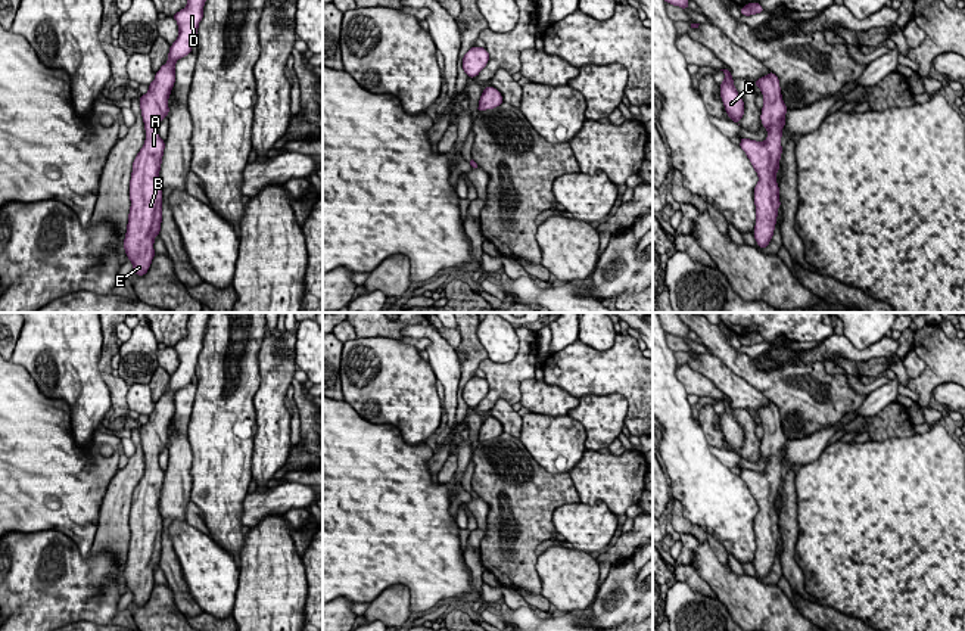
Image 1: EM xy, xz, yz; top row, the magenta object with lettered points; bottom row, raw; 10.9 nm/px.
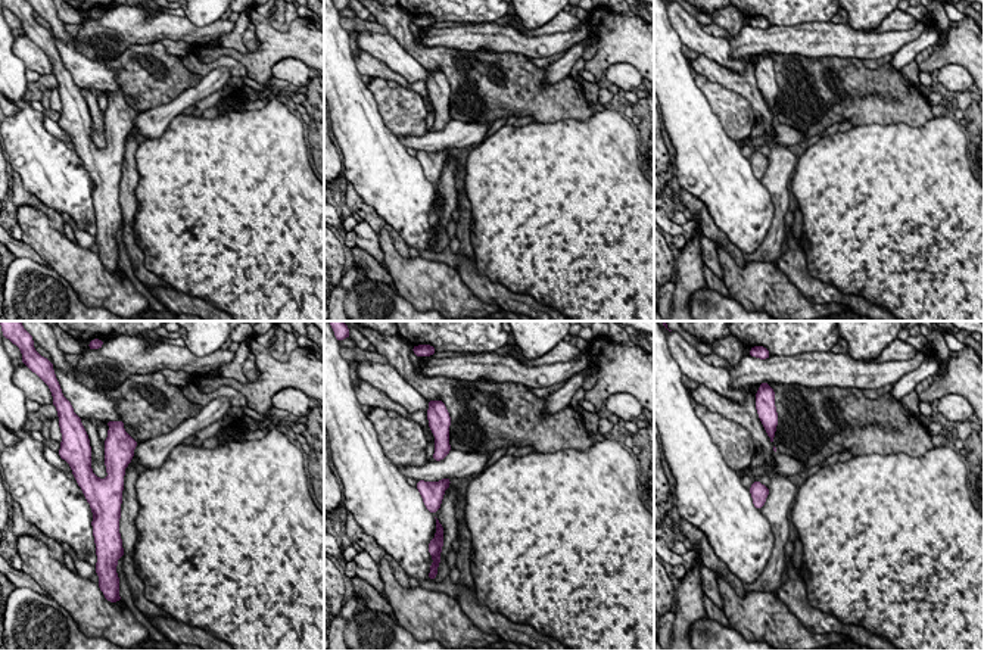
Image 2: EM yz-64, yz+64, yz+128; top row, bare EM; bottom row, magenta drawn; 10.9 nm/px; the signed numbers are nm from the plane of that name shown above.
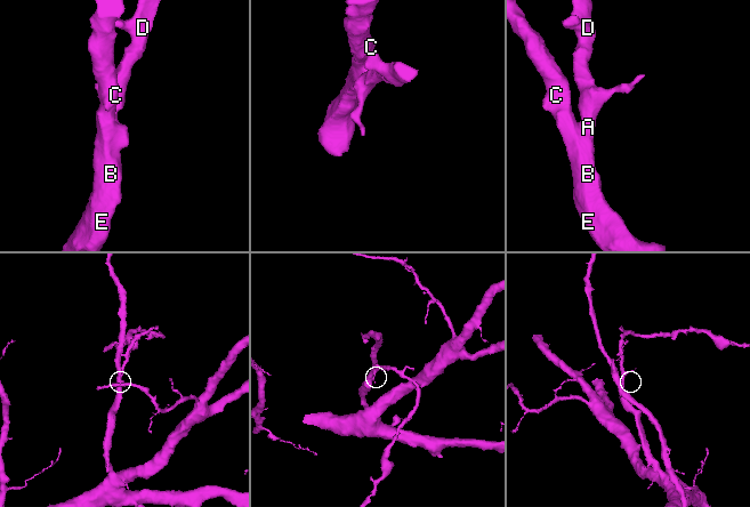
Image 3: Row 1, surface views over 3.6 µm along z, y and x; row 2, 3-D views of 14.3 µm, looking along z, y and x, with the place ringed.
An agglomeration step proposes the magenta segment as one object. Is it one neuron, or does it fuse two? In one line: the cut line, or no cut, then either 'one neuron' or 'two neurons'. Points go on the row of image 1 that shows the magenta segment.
no cut; one neuron

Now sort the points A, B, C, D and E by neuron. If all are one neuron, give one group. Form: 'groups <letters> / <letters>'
groups A B C D E

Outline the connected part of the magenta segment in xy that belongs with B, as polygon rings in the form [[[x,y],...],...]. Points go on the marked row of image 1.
[[[187,0],[187,6],[172,18],[178,25],[178,37],[171,44],[168,60],[149,84],[149,91],[140,97],[140,109],[146,140],[133,162],[130,180],[130,214],[124,249],[133,262],[133,273],[144,276],[155,257],[155,237],[162,223],[162,186],[159,171],[165,142],[158,134],[161,121],[168,116],[168,99],[175,83],[175,62],[192,53],[199,22],[203,18],[206,0]]]

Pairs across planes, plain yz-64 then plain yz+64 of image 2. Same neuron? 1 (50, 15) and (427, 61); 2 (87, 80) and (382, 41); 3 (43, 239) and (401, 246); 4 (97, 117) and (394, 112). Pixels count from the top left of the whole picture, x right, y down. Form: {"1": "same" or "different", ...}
{"1": "same", "2": "same", "3": "different", "4": "same"}

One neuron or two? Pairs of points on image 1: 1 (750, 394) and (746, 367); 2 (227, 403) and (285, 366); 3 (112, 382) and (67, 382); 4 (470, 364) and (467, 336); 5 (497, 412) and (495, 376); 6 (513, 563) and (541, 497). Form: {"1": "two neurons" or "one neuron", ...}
{"1": "two neurons", "2": "two neurons", "3": "two neurons", "4": "one neuron", "5": "two neurons", "6": "one neuron"}

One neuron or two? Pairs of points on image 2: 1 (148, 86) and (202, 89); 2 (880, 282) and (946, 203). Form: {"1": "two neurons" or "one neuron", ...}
{"1": "two neurons", "2": "one neuron"}

